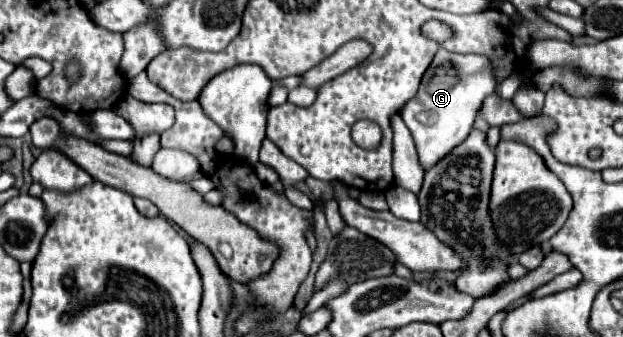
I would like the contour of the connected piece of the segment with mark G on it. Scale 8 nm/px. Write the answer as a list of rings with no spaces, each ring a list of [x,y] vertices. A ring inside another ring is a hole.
[[[440,49],[426,69],[416,97],[412,97],[402,109],[400,117],[412,133],[418,149],[418,159],[424,171],[442,161],[454,147],[458,147],[468,133],[480,111],[482,99],[494,91],[494,79],[488,59],[482,55],[458,55]]]

